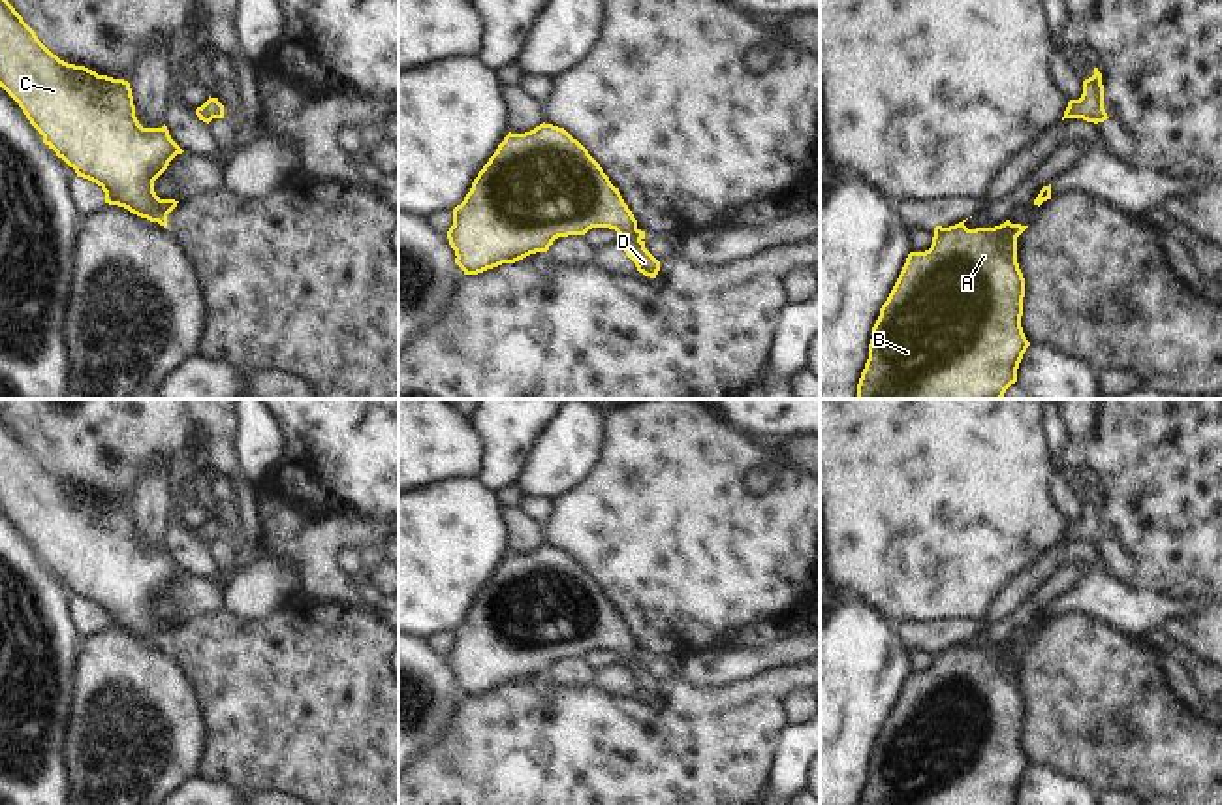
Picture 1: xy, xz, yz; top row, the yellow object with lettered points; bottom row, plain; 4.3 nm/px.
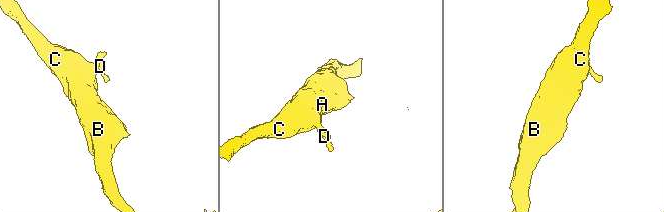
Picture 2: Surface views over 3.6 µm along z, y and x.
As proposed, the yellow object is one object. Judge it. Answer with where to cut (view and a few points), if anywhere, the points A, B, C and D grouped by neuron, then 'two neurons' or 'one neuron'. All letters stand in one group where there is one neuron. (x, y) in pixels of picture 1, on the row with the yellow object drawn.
cut none; groups A B C D; one neuron

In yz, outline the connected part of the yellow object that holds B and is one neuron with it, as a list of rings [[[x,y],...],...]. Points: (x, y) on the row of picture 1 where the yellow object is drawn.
[[[966,220],[934,228],[925,252],[910,252],[880,308],[857,399],[1002,399],[1017,382],[1030,346],[1021,316],[1025,278],[1017,263],[1017,237],[1028,228],[1006,220],[968,229]]]

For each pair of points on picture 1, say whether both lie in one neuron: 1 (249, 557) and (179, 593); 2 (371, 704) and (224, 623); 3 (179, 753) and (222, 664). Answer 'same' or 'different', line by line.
1: same
2: same
3: different

